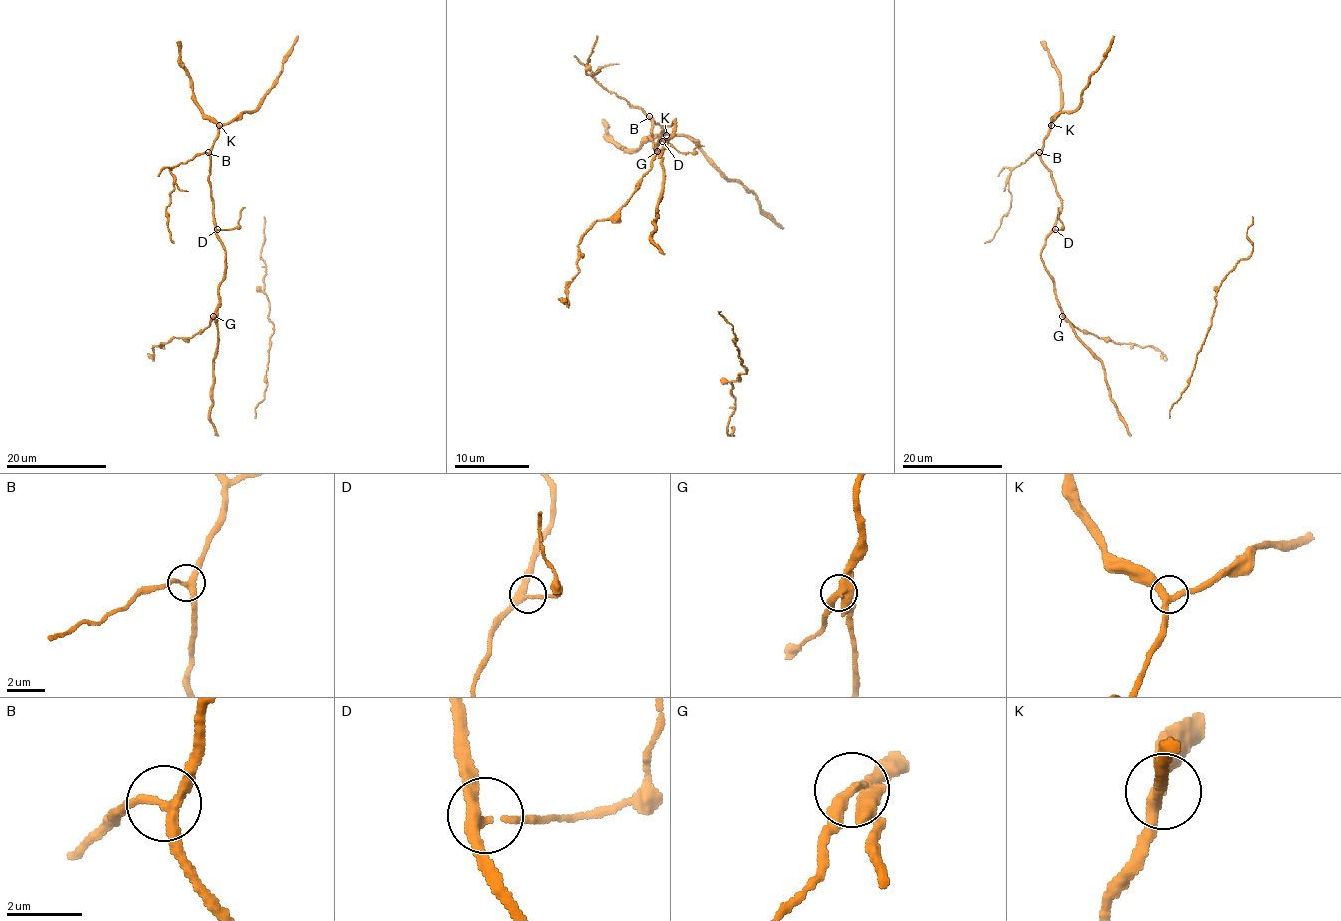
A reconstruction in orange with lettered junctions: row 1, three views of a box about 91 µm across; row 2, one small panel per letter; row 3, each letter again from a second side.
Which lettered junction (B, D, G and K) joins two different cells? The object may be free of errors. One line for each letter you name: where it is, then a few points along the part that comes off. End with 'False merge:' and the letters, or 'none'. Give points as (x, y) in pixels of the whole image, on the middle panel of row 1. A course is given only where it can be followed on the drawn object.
G: Place: (657, 151). Course of the part to remove: (656, 152), (640, 187), (610, 217), (597, 221), (582, 238), (578, 245), (578, 273), (569, 286), (567, 307)
False merge: G

